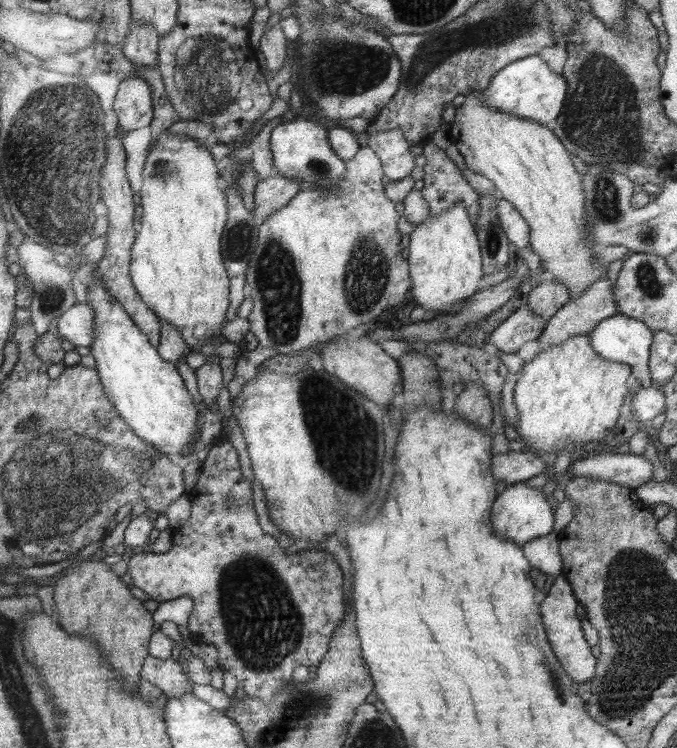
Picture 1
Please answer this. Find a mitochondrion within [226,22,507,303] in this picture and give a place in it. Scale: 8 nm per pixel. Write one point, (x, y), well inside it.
(362, 66)

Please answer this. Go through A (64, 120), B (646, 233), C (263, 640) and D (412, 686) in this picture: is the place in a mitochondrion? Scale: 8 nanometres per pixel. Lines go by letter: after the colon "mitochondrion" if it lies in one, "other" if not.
A: mitochondrion
B: mitochondrion
C: mitochondrion
D: other

